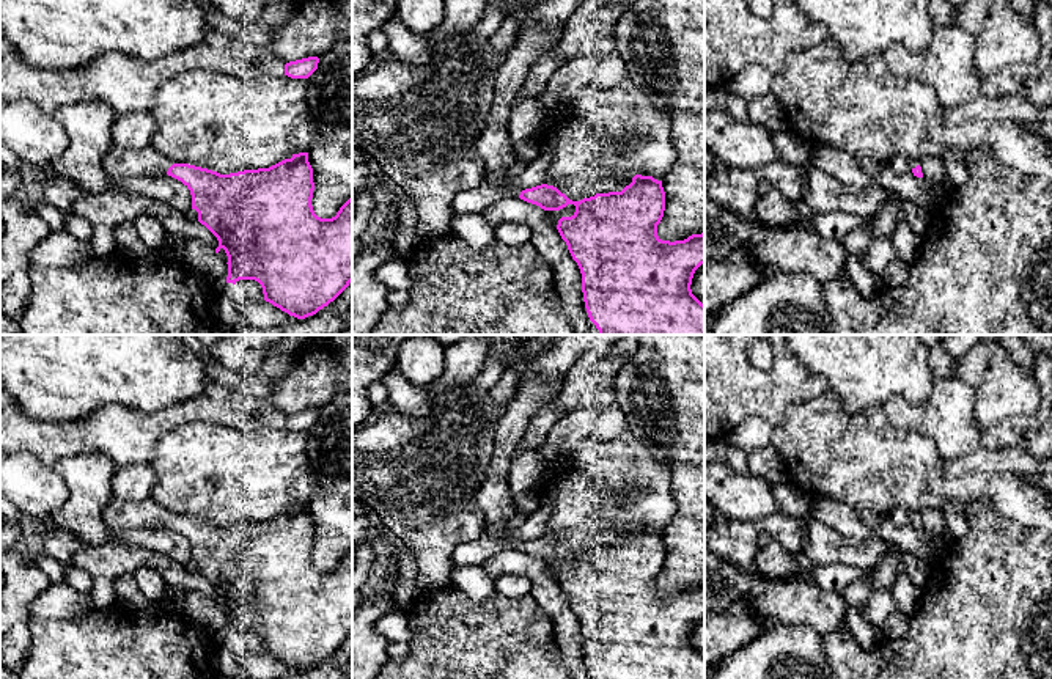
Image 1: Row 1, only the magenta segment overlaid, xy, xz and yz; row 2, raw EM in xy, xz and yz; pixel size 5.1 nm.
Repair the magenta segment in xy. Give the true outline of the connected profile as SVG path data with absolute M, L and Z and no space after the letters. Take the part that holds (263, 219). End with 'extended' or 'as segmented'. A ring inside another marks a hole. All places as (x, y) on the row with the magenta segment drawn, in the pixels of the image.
M113 145L105 156L105 171L116 182L157 173L181 181L190 190L198 222L219 240L215 253L223 248L228 256L226 283L258 281L264 300L289 316L305 319L316 314L352 281L352 198L332 218L314 214L308 152L292 154L269 168L220 174L189 163L173 163L151 146L127 149Z | extended

